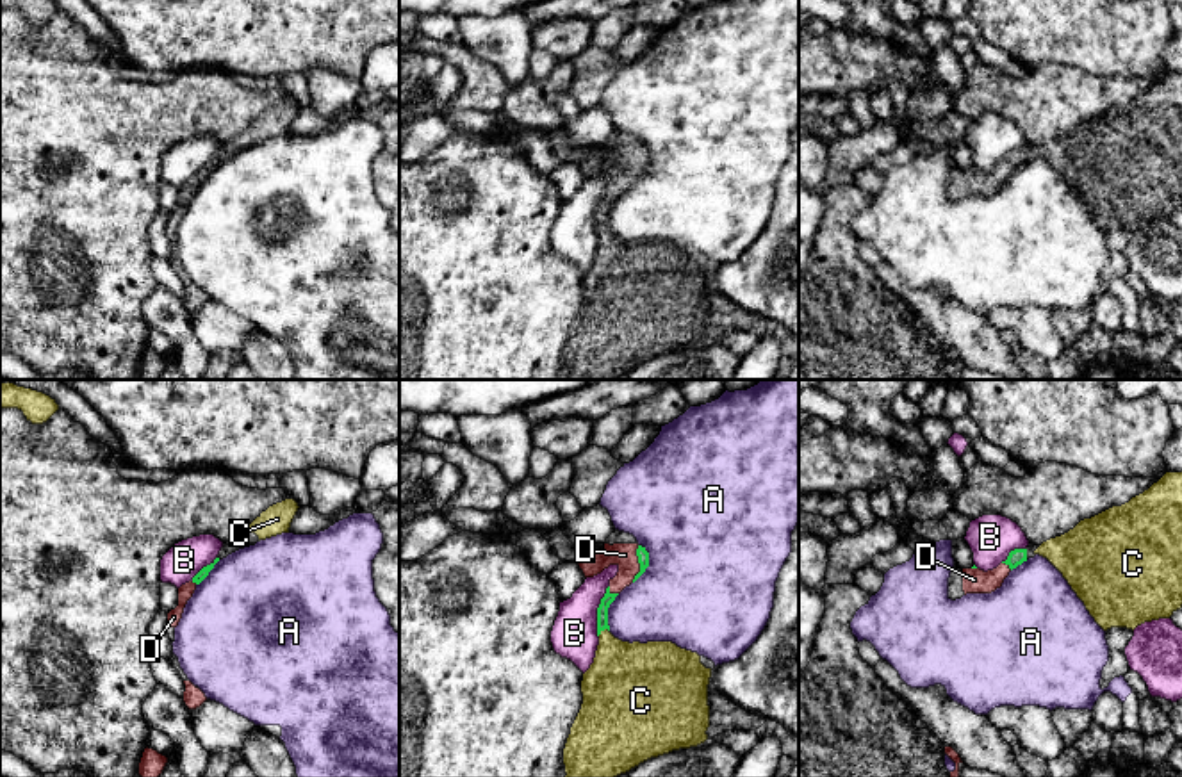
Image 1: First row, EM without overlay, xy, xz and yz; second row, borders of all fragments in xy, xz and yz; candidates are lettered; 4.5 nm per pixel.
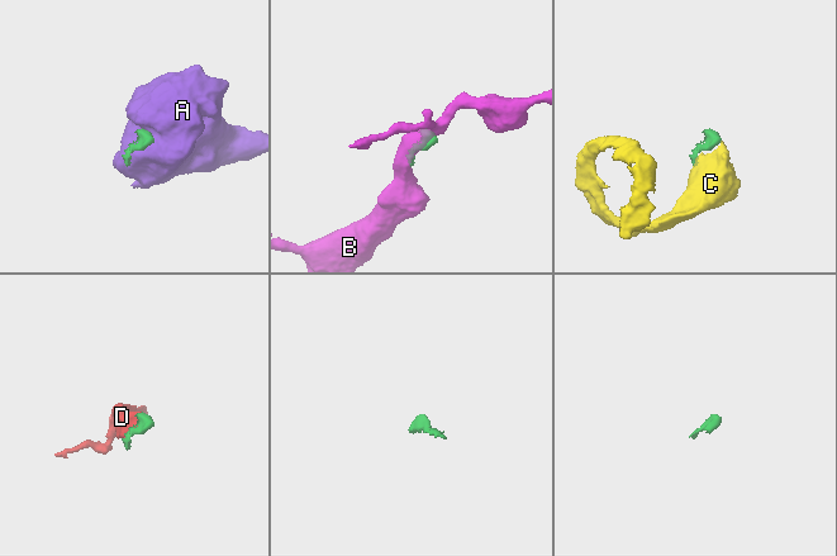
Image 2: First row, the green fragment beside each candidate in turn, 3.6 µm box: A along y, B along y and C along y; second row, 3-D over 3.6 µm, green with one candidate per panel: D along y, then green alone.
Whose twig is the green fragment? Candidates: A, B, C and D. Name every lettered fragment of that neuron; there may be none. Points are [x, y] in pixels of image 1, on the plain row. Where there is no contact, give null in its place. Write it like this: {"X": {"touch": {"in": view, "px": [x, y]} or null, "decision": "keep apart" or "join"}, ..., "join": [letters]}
{"A": {"touch": {"in": "xz", "px": [648, 164]}, "decision": "keep apart"}, "B": {"touch": {"in": "xz", "px": [598, 212]}, "decision": "keep apart"}, "C": {"touch": {"in": "xz", "px": [603, 230]}, "decision": "join"}, "D": {"touch": {"in": "xz", "px": [639, 163]}, "decision": "join"}, "join": ["C", "D"]}

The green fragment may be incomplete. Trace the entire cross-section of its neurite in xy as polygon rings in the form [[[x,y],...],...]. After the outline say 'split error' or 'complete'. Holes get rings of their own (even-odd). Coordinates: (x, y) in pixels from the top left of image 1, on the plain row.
[[[216,159],[210,166],[203,168],[189,184],[178,189],[178,207],[168,214],[168,228],[178,226],[187,201],[193,198],[196,187],[209,176],[218,162],[219,159]]]; split error

